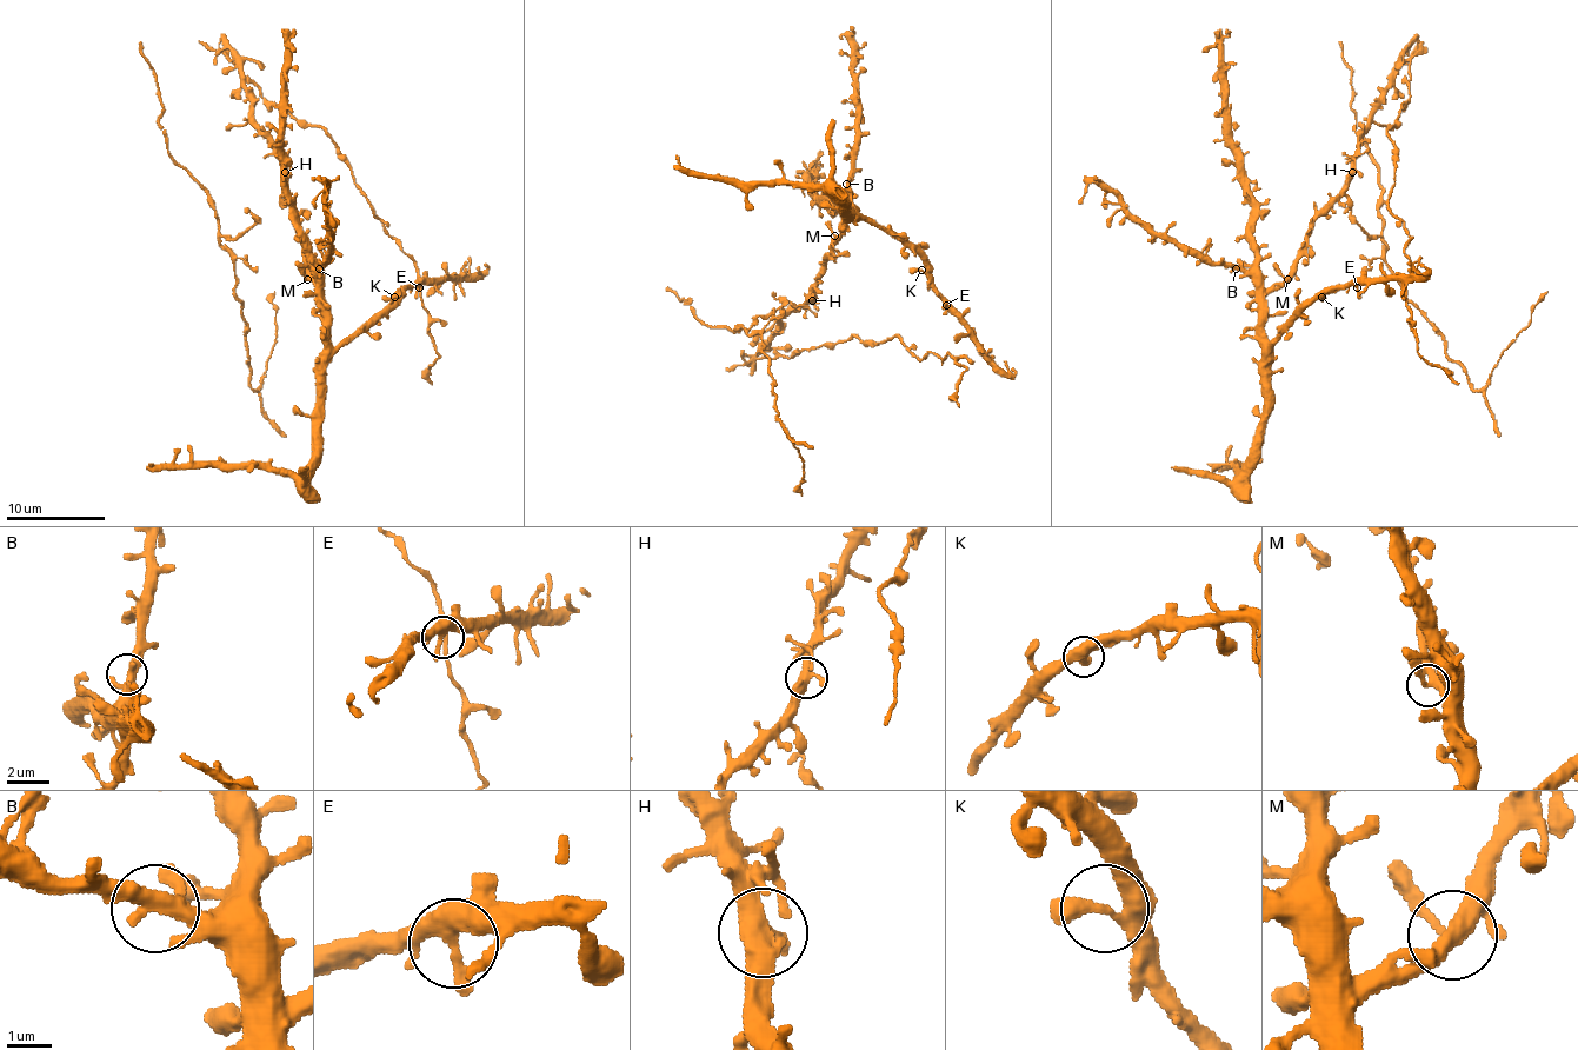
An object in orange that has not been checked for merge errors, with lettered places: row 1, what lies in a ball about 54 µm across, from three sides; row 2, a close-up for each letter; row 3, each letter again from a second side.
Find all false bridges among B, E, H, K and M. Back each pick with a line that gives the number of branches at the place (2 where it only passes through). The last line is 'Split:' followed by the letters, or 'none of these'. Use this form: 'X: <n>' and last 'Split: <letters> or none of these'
Split: none of these

